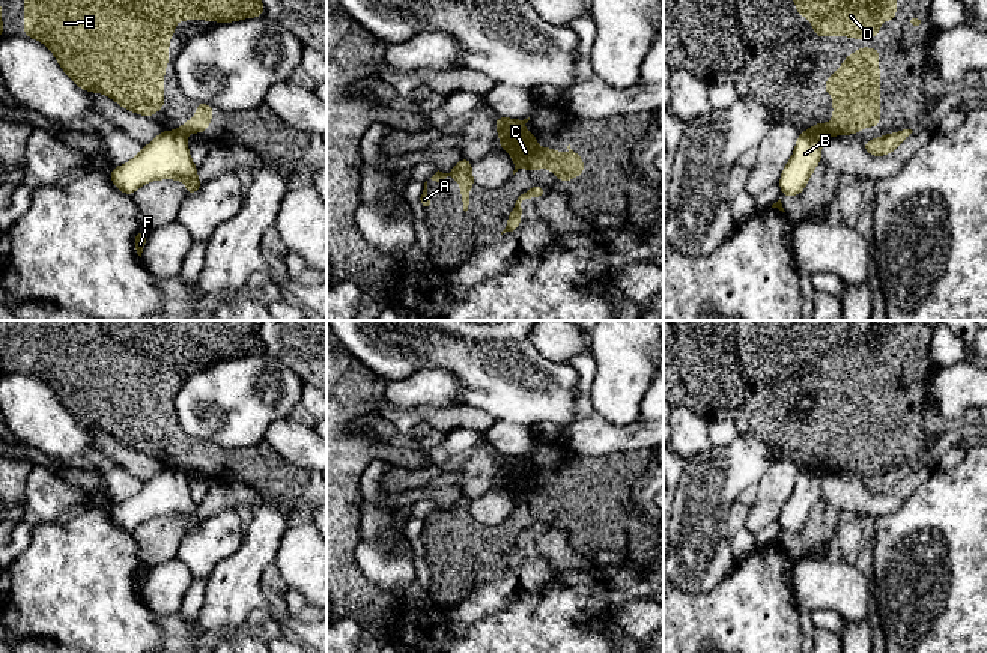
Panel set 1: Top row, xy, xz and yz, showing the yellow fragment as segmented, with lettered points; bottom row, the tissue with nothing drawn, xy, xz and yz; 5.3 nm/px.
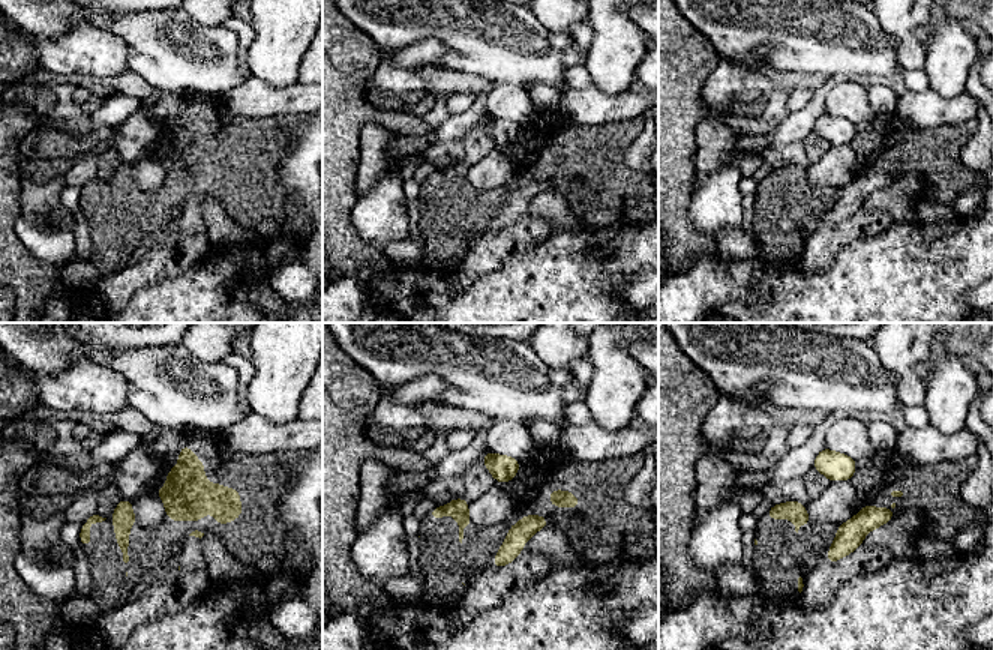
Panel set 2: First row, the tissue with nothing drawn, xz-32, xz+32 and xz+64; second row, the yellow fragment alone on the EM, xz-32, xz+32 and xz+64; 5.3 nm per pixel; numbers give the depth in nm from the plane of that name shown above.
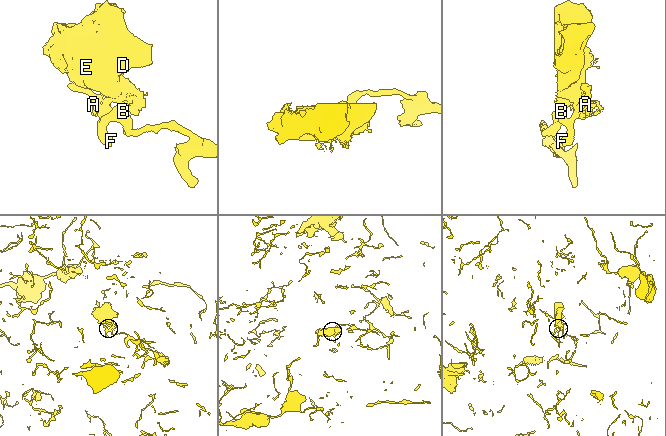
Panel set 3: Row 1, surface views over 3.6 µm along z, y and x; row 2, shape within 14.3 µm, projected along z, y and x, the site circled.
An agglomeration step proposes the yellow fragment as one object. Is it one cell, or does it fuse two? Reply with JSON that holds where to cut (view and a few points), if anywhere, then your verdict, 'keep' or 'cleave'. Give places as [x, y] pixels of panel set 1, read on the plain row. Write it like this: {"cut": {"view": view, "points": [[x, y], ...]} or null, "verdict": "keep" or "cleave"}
{"cut": {"view": "xz", "points": [[521, 458], [519, 467], [501, 479]]}, "verdict": "cleave"}

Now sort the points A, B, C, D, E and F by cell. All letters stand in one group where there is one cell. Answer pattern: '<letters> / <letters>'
A C D E F / B

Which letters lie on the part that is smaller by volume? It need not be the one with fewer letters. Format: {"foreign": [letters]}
{"foreign": ["A", "C", "D", "E", "F"]}

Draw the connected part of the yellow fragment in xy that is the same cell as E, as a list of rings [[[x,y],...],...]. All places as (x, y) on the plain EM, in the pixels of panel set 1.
[[[27,320],[24,373],[44,379],[66,412],[87,429],[110,433],[129,448],[153,453],[164,445],[164,405],[169,375],[178,357],[238,358],[265,352],[260,320]]]

